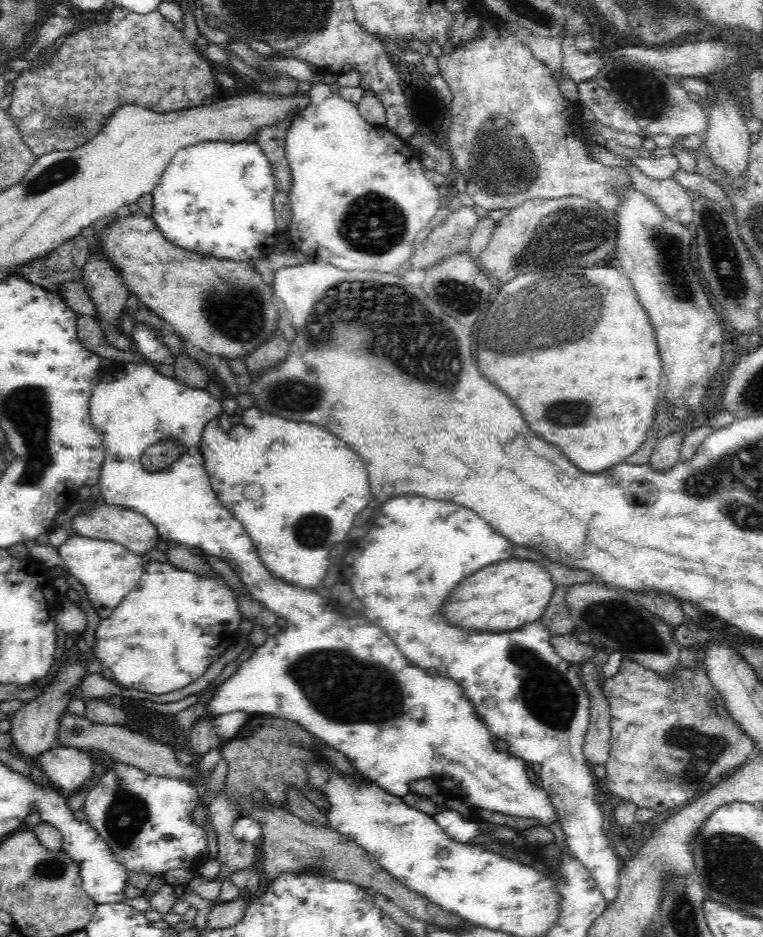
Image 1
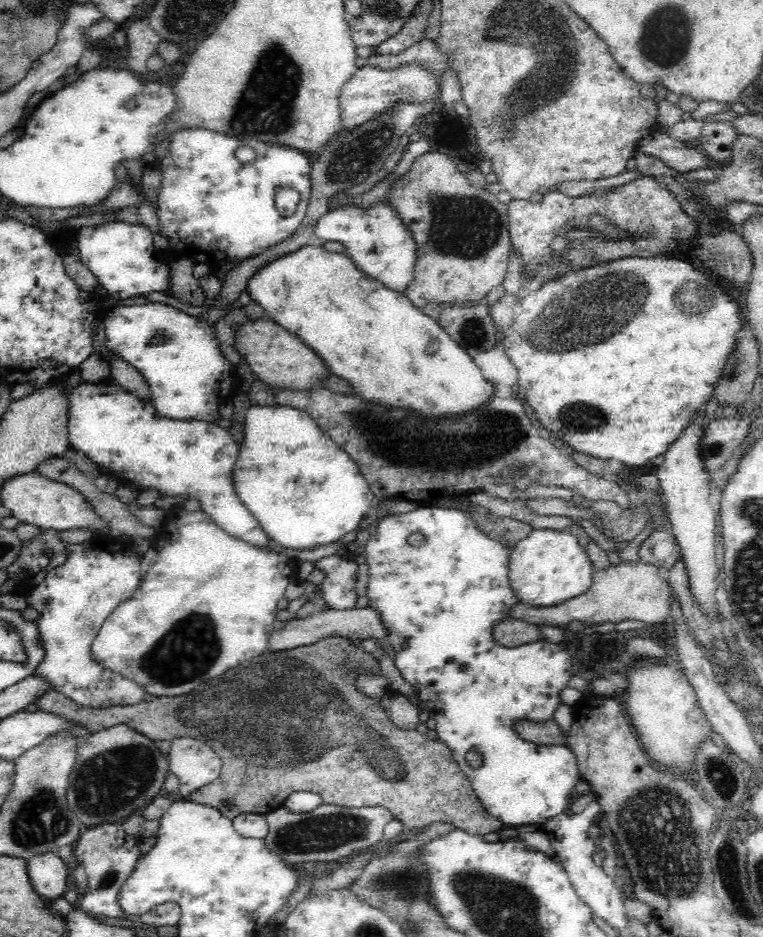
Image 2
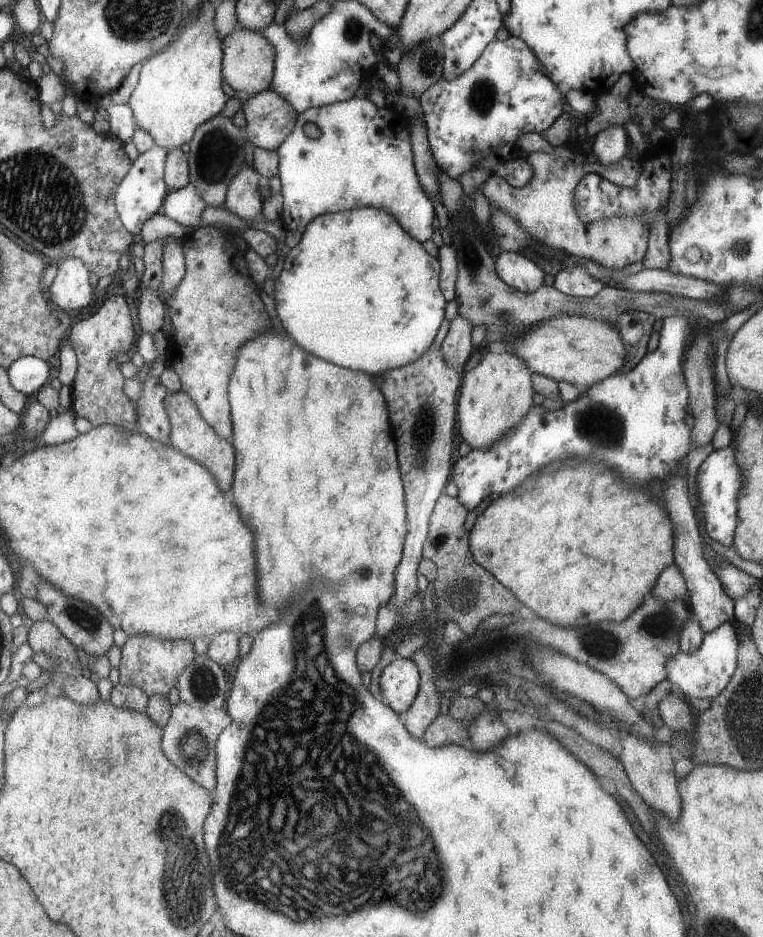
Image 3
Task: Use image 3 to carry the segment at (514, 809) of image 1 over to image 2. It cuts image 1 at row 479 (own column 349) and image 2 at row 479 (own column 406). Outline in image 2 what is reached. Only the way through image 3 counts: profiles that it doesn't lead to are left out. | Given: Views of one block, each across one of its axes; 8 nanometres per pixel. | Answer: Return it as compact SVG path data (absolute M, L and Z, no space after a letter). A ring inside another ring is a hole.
M82 383L70 396L67 439L70 448L80 450L94 464L118 472L119 484L132 482L140 488L156 488L166 496L186 494L192 500L200 500L202 511L230 536L245 540L253 546L273 546L261 524L235 494L233 470L238 462L239 447L225 428L198 419L172 420L163 417L156 412L151 401L144 403L118 384Z

